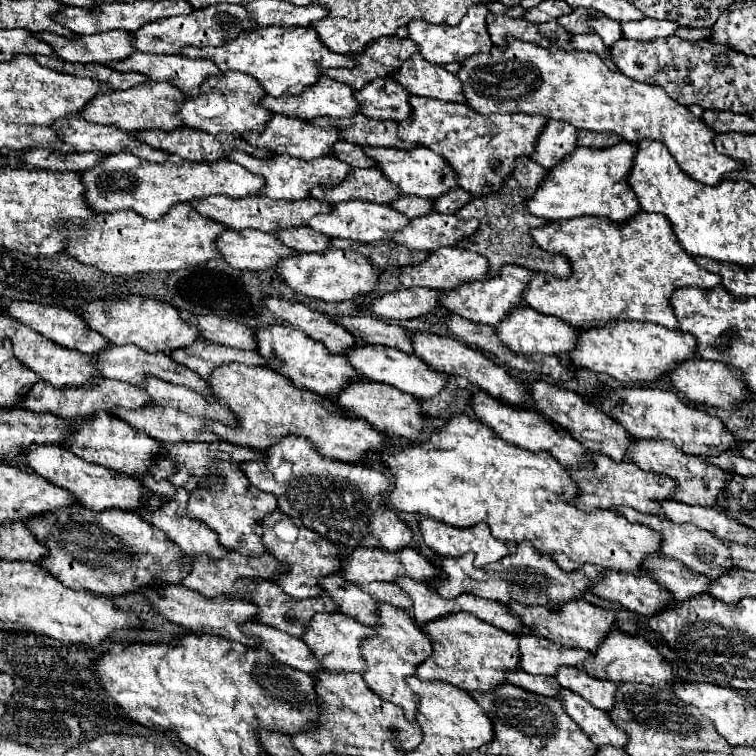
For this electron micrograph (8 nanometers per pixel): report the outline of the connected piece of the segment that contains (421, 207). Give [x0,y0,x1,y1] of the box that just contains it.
[391,197,433,219]

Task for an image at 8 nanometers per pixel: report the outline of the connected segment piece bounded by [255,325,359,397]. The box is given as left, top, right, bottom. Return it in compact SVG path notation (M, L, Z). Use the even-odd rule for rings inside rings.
M269 325L255 329L257 351L267 361L267 367L287 377L299 389L311 389L313 393L335 397L347 383L359 379L359 375L345 363L345 357L331 355L323 343L311 341L303 331L289 325Z

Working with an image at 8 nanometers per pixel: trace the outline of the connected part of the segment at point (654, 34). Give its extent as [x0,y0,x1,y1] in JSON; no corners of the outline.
[621,19,681,39]

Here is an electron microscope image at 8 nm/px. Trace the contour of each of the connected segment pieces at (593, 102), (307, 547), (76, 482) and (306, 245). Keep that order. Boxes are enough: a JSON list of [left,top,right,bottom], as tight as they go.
[[457,39,739,185],[259,511,341,599],[23,445,145,511],[275,227,331,253]]

